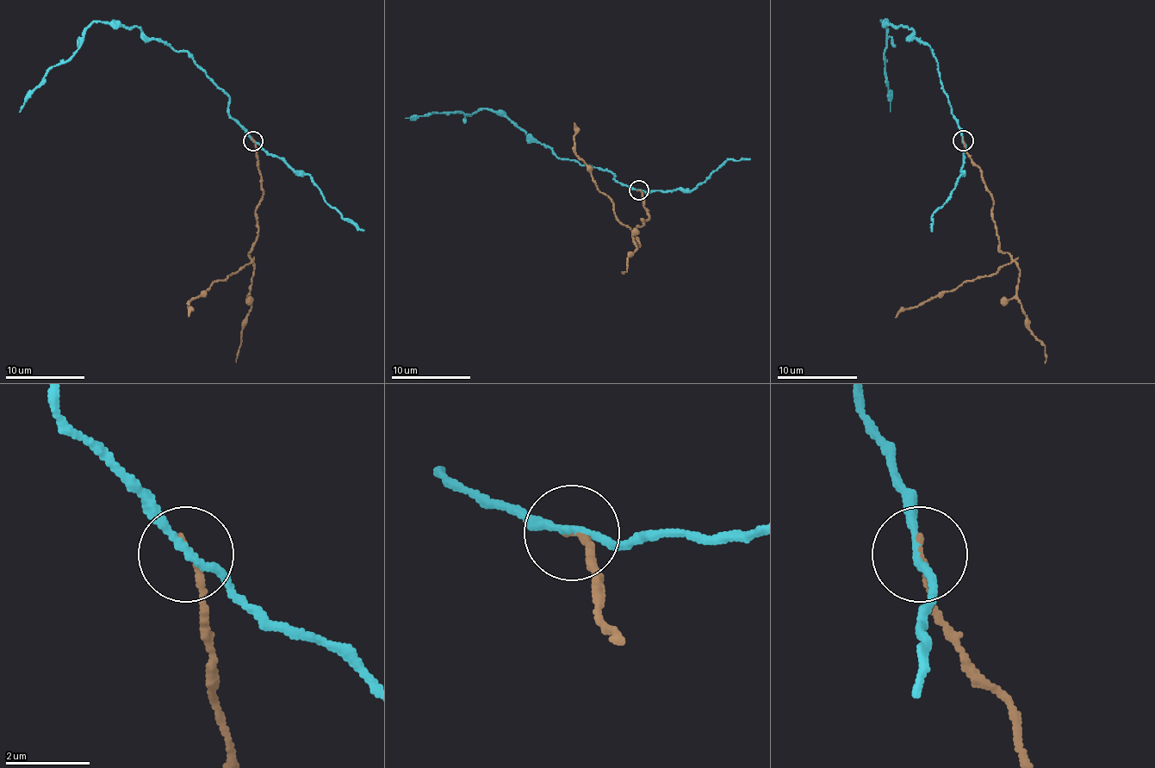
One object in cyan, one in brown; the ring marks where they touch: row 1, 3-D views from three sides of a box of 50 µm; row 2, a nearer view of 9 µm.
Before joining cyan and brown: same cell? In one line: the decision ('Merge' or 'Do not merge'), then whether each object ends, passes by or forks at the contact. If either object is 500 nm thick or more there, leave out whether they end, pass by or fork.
Do not merge. At the ring cyan passes by. At the ring brown ends

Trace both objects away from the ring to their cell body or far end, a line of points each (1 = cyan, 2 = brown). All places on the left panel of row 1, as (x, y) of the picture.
1: (253, 141), (229, 115), (229, 97), (186, 52), (118, 22), (95, 22), (83, 44), (46, 73), (19, 111)
2: (253, 141), (263, 195), (255, 211), (257, 237), (249, 252), (251, 260), (189, 300), (188, 316)

